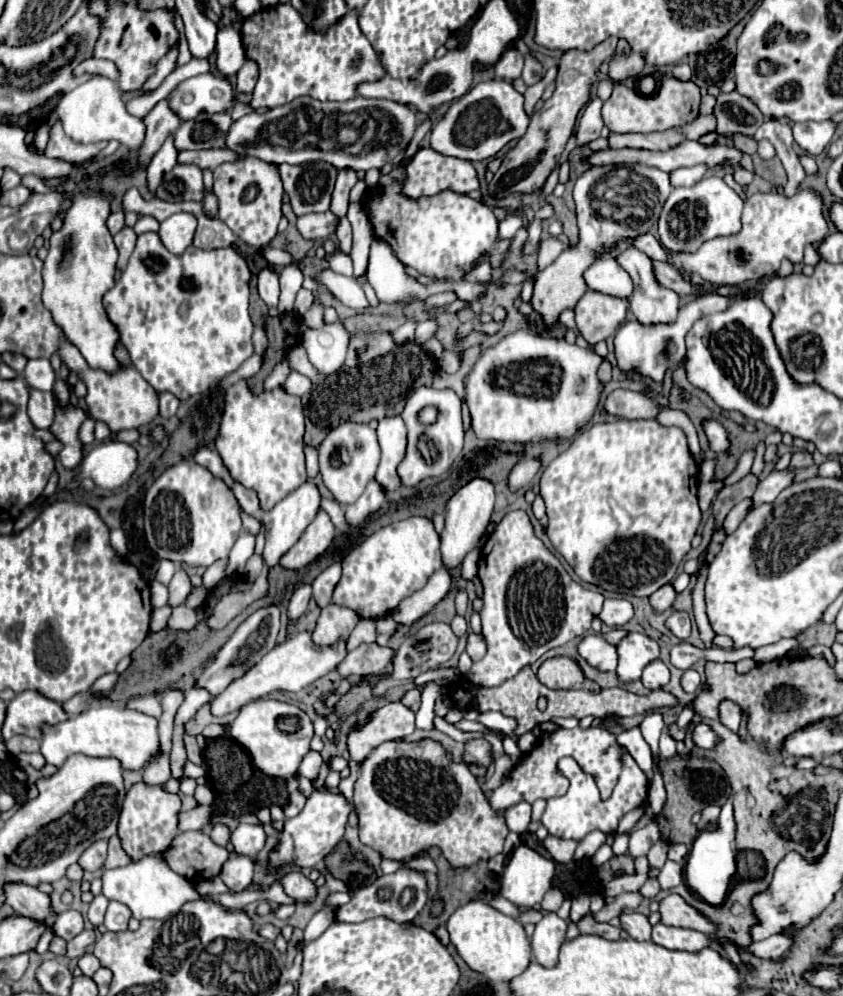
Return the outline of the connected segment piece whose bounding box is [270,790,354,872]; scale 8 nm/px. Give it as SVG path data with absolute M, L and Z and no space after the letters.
M312 792L312 796L308 798L304 810L286 820L284 824L284 832L278 836L280 844L276 852L270 852L270 866L276 872L278 866L282 864L296 864L296 866L306 866L312 868L318 862L322 862L326 858L326 854L340 842L340 838L344 836L346 830L346 822L350 812L354 810L354 804L348 802L342 794L334 794L334 792Z

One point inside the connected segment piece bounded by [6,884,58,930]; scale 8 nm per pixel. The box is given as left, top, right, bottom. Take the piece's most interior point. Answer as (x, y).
(27, 901)

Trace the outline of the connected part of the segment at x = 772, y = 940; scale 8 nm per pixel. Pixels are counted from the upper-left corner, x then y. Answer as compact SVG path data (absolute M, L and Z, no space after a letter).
M774 934L762 942L756 942L756 944L750 944L750 952L760 956L760 958L778 958L782 956L788 948L790 948L792 940L788 936L782 936L782 934Z

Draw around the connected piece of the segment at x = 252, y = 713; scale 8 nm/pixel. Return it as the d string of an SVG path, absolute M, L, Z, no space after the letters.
M260 698L242 706L236 720L230 724L230 736L248 750L252 764L258 770L262 770L264 774L290 778L296 776L302 758L310 750L314 728L310 716L300 706Z

